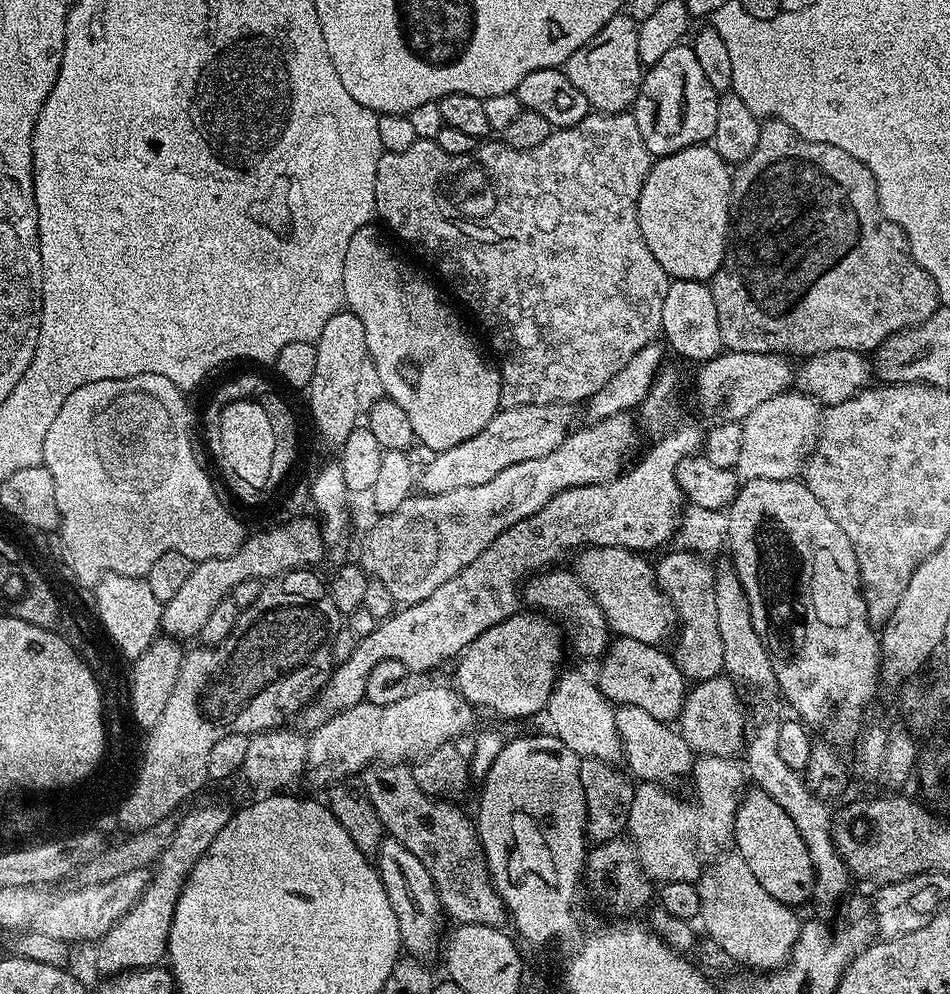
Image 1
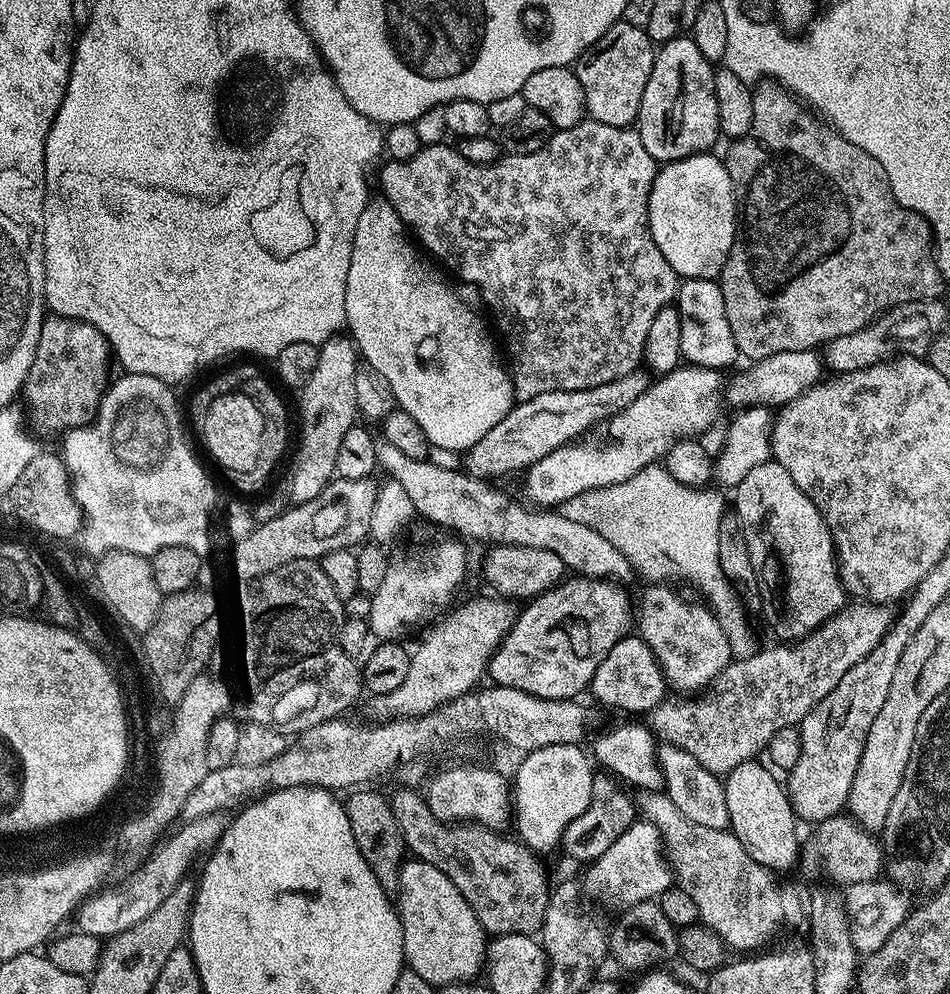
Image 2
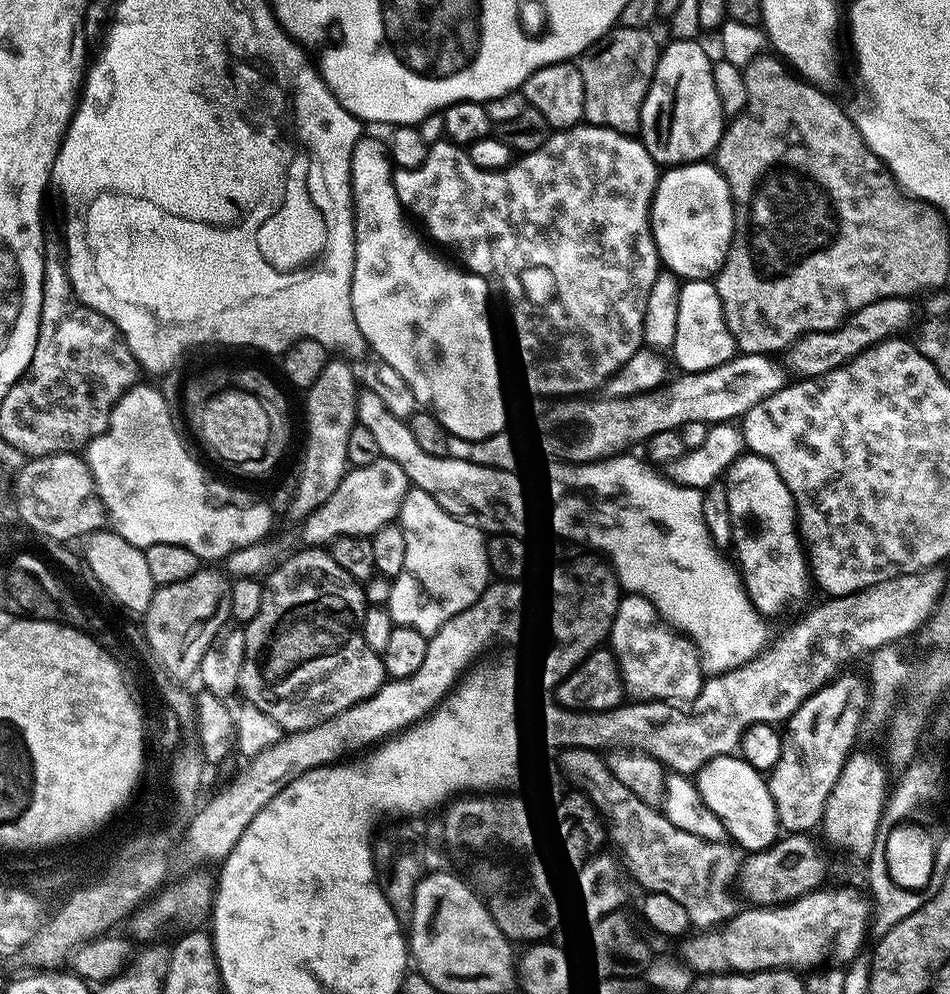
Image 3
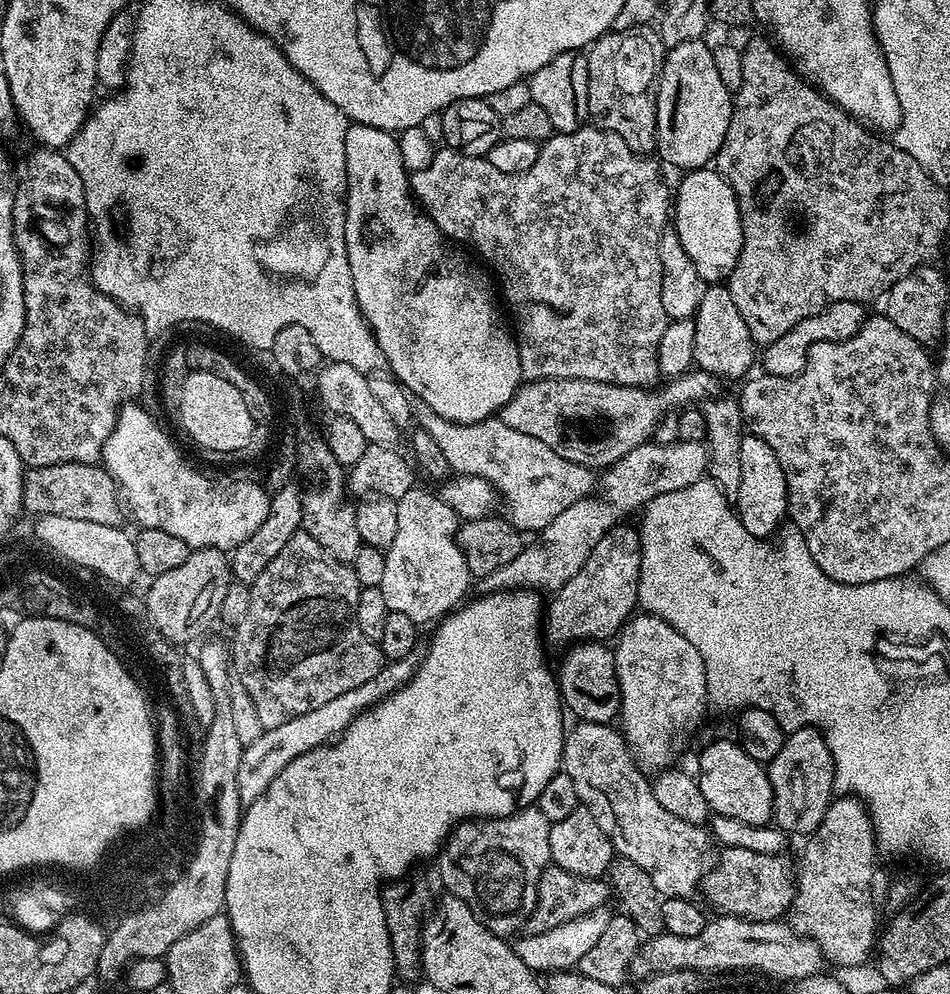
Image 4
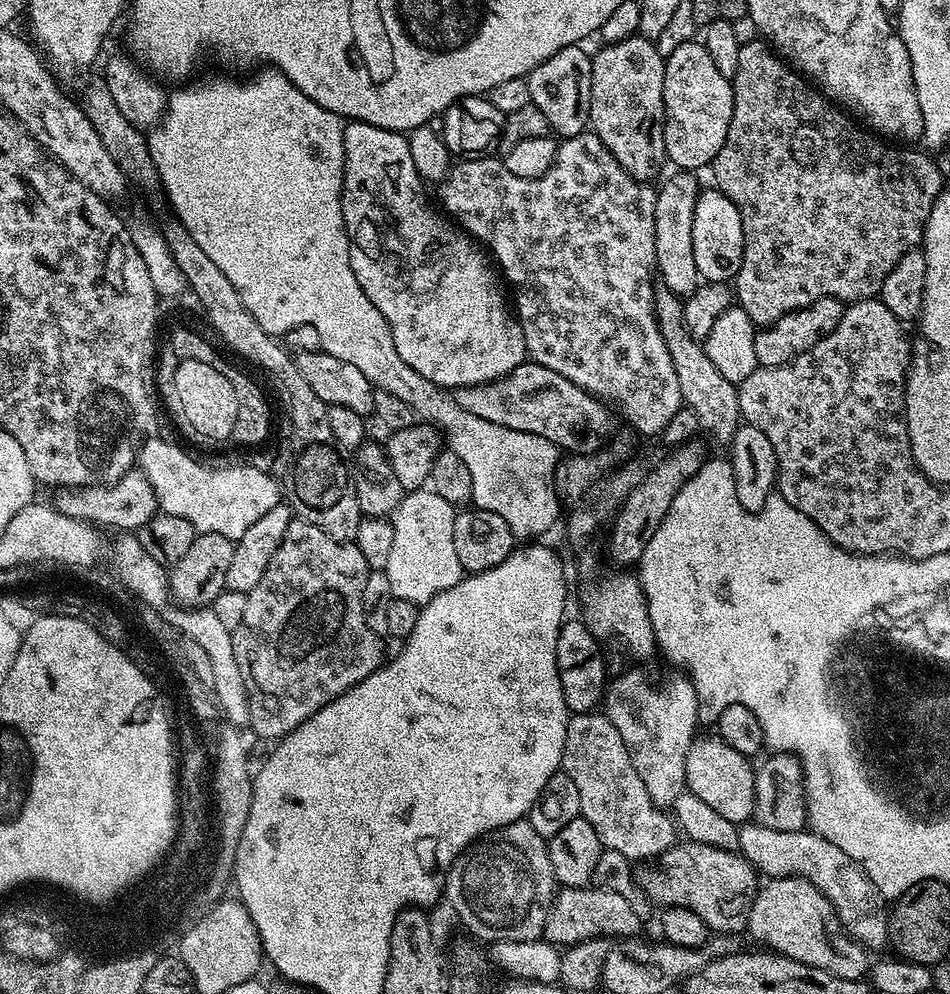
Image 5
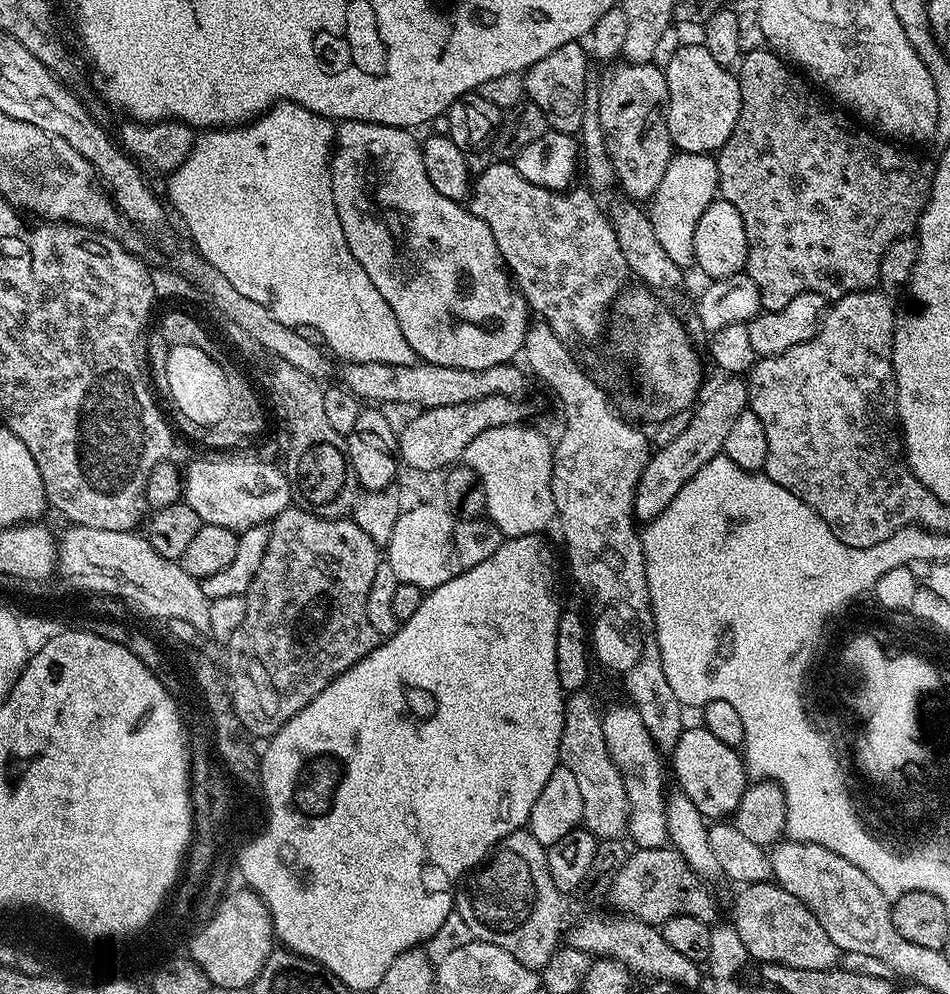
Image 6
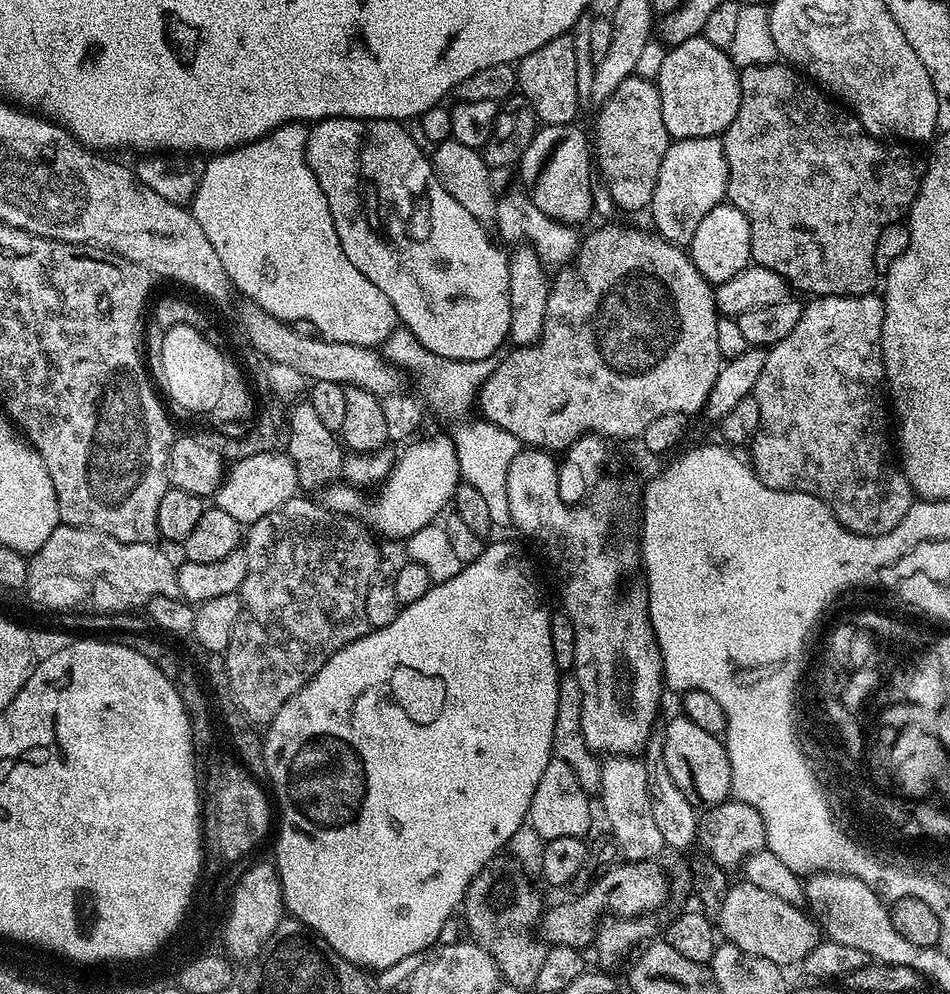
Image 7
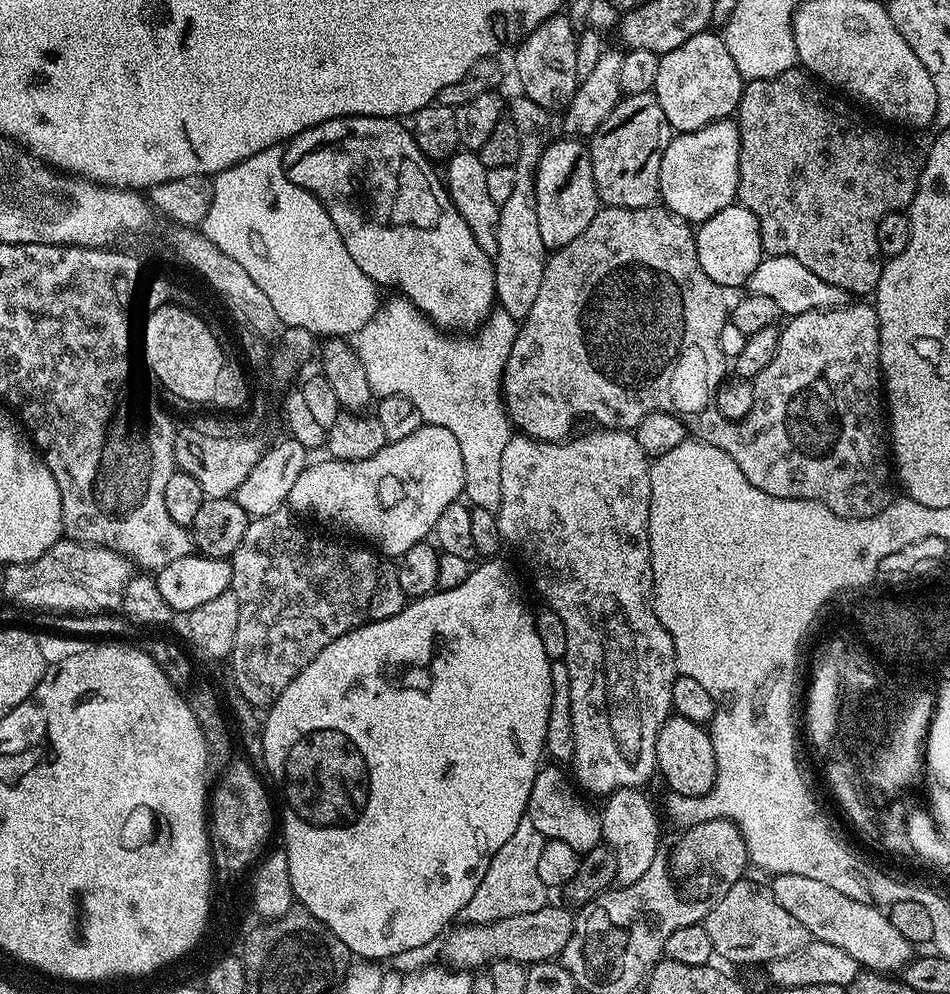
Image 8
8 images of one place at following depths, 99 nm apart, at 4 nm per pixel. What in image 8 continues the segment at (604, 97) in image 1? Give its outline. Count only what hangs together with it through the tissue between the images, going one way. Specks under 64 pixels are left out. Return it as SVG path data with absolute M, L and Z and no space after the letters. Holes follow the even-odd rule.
M651 91L621 98L588 144L594 186L601 201L613 208L653 207L660 195L662 154L673 135L666 114L662 114L662 106Z

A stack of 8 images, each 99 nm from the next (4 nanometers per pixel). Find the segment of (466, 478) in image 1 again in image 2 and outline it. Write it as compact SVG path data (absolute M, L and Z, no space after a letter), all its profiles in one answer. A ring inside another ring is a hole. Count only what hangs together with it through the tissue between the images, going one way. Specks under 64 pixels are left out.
M640 370L628 372L614 382L602 382L602 386L594 386L590 390L554 390L519 401L508 411L506 418L502 418L502 422L490 430L490 434L482 434L480 441L467 449L463 467L469 476L478 476L487 481L496 478L492 476L504 476L507 472L523 473L551 451L583 437L587 428L600 423L603 425L624 407L630 406L638 394L648 389L649 377L644 377L642 373Z

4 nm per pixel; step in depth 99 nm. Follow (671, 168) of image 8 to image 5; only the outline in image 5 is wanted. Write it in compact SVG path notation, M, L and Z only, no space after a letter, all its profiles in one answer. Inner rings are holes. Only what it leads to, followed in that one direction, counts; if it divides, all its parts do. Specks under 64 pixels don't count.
M680 170L675 173L664 185L659 185L656 193L656 205L654 206L654 246L656 247L656 268L663 287L668 288L678 297L687 298L692 295L695 288L700 287L702 281L698 274L698 266L694 266L694 238L692 227L694 226L694 206L698 202L702 191L701 185L696 185L696 180L691 171Z

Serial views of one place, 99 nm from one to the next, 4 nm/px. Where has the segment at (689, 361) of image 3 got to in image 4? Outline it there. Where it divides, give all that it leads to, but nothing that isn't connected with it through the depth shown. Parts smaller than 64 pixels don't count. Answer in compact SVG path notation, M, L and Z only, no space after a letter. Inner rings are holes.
M727 286L705 287L704 297L700 299L694 319L696 325L692 358L699 371L708 372L717 378L729 376L737 381L753 371L752 359L755 356L757 359L758 348L752 343L750 330L746 330L746 322L742 322L742 314L738 314L738 306L734 306L734 298L730 298Z

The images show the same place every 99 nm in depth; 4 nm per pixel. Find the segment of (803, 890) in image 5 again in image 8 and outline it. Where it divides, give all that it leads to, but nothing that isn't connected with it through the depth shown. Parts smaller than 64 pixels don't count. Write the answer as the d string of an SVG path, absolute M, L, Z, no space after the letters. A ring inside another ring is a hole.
M751 878L734 882L702 923L706 934L710 934L713 953L732 964L767 966L774 958L786 958L786 954L802 950L810 939L807 928L778 904L771 887Z

